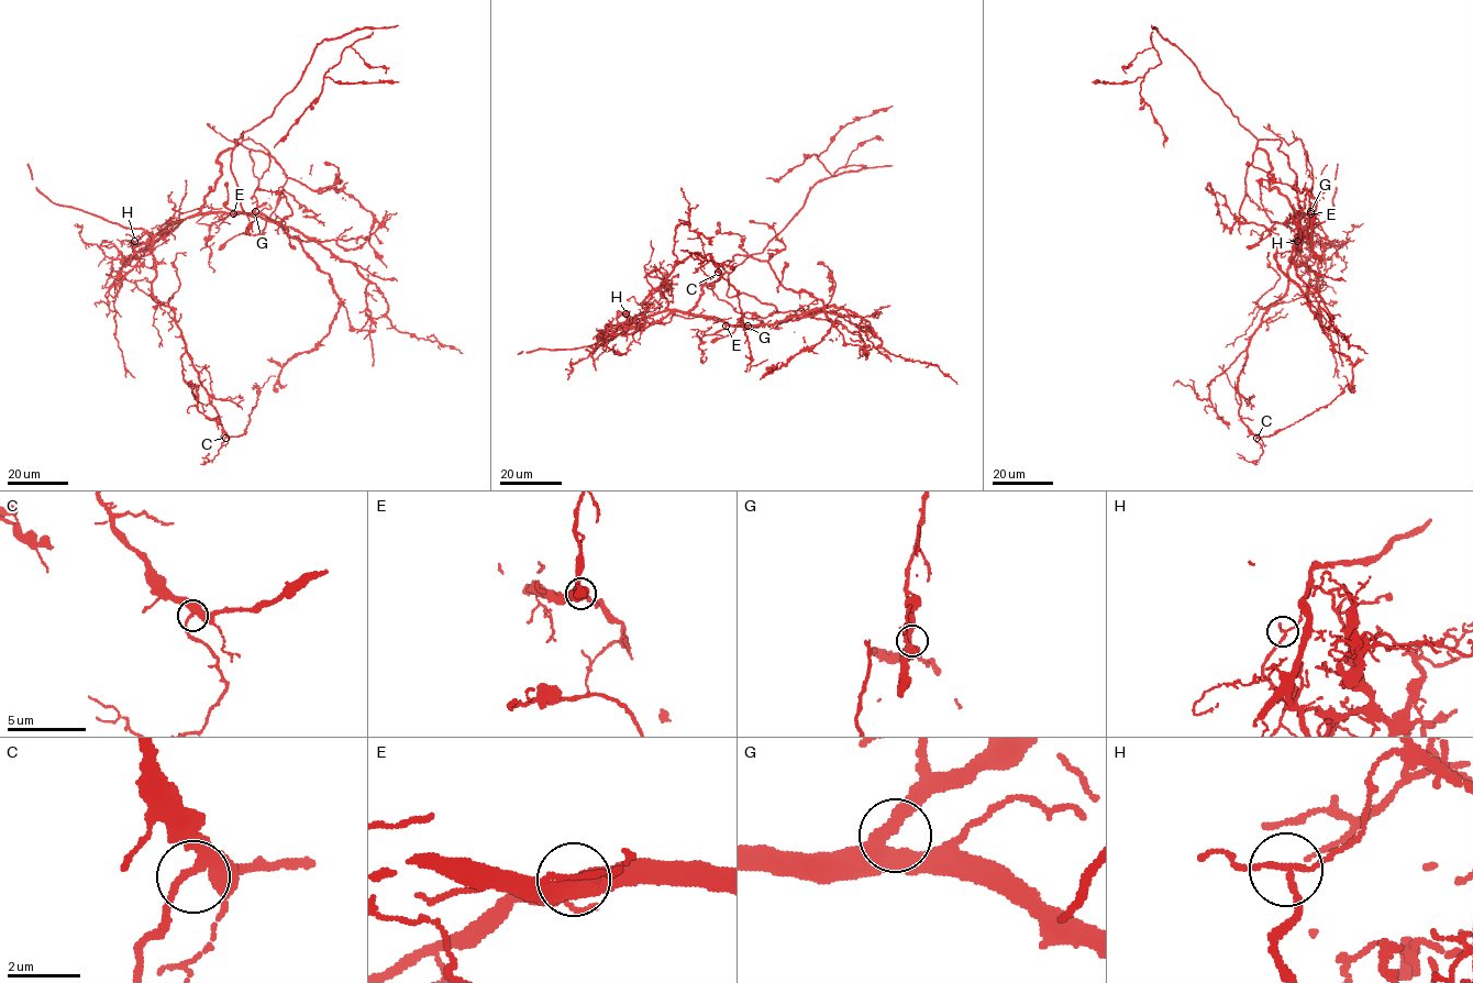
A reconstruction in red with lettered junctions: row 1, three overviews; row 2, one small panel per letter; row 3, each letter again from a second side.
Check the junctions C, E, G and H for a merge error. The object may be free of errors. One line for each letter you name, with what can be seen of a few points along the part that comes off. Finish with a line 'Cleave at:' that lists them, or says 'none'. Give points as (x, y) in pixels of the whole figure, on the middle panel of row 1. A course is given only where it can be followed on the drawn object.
H: course (626, 313), (627, 327), (611, 334), (630, 334), (638, 329), (649, 298), (664, 289)
Cleave at: H

